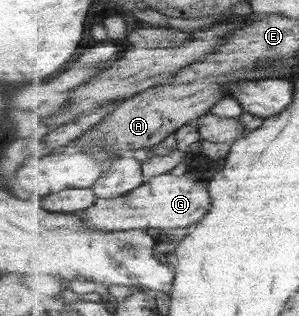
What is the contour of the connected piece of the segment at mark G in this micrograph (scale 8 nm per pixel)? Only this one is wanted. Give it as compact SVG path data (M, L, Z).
M185 172L183 175L174 176L170 173L154 176L150 181L139 186L129 194L117 198L98 198L98 201L86 211L79 214L84 218L86 227L90 229L105 229L106 231L126 231L133 229L159 228L162 231L171 228L193 228L208 212L212 210L212 196L208 189L208 181L201 180L197 173Z

